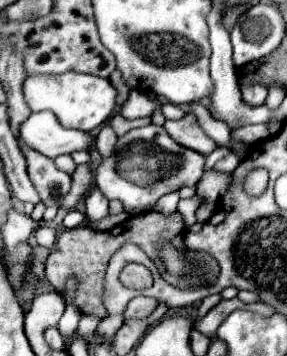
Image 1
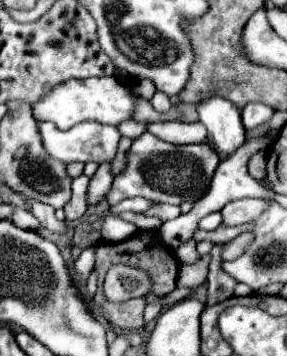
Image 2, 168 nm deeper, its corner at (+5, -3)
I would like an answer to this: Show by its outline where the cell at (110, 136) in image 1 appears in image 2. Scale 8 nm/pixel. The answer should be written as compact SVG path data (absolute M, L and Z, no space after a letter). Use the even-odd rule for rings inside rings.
M99 163L95 175L91 177L91 183L89 183L89 205L95 205L101 199L105 199L105 193L109 191L111 181L113 181L111 163Z

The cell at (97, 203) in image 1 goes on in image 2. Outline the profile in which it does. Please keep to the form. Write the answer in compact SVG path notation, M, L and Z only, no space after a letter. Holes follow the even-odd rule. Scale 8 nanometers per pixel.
M107 211L101 217L101 239L105 241L123 241L127 237L131 237L133 233L137 233L137 227L133 223L123 221L117 213Z

